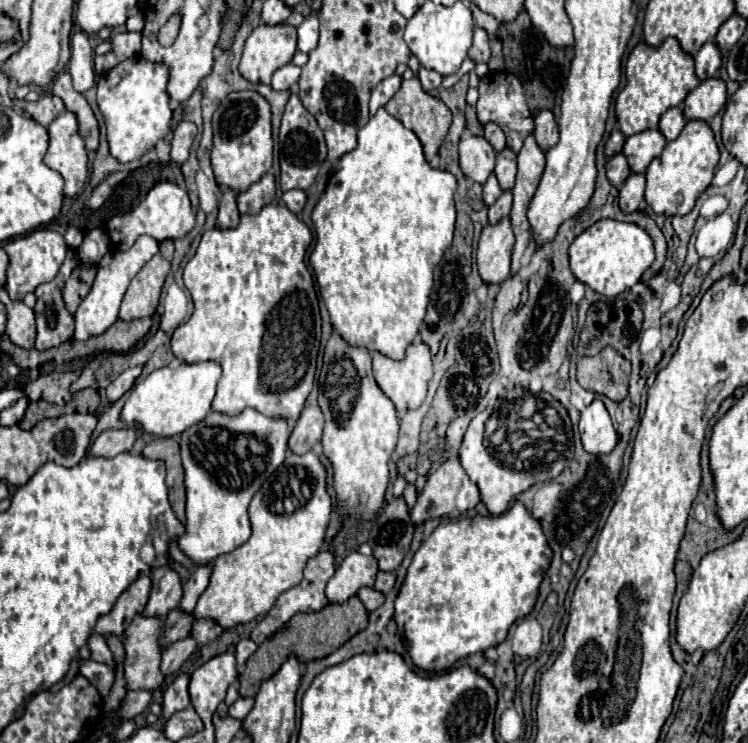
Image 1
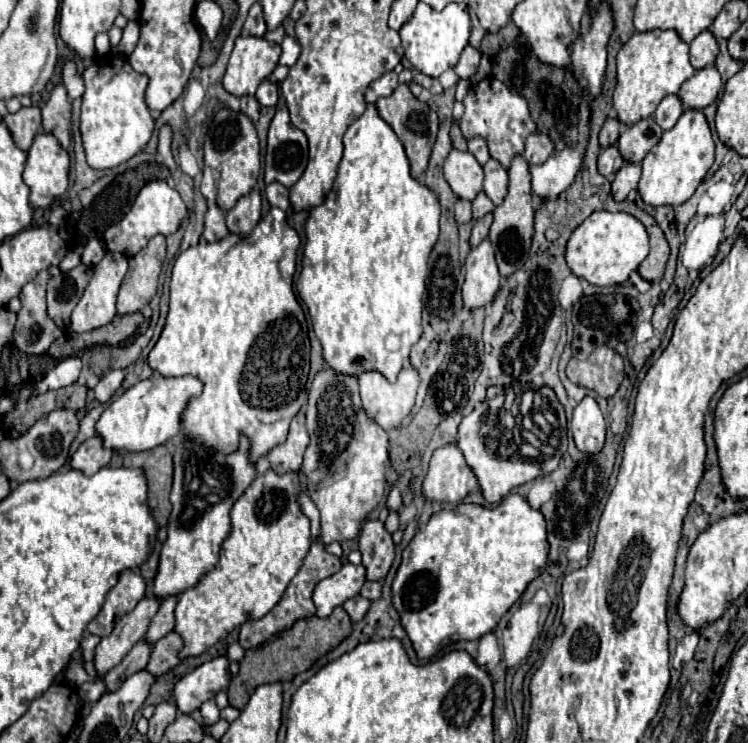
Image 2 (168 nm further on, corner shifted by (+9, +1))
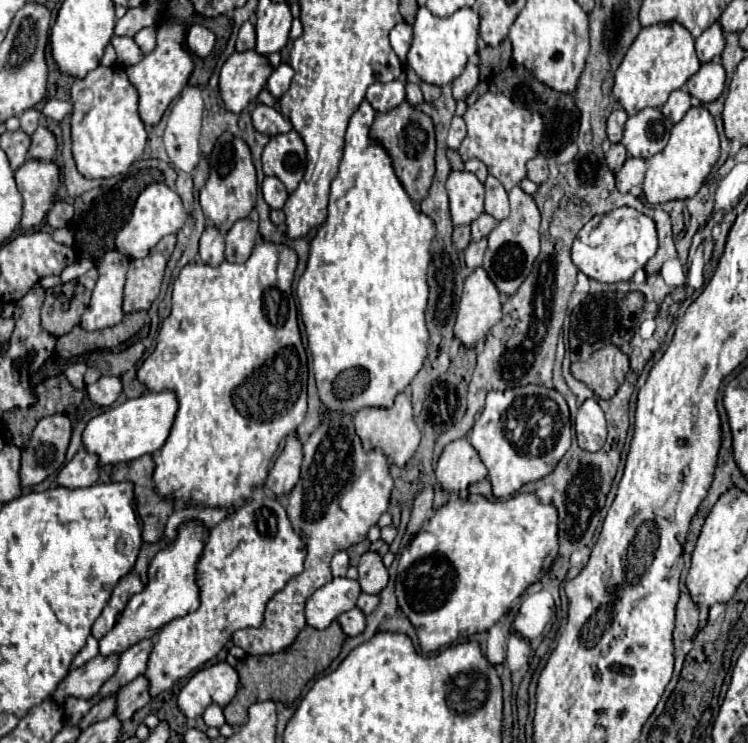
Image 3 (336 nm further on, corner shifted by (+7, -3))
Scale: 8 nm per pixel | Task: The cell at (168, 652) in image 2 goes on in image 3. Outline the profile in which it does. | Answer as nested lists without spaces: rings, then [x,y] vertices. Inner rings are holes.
[[[137,676],[133,682],[123,686],[117,692],[117,708],[115,712],[121,716],[121,720],[131,718],[139,708],[143,708],[151,700],[149,694],[149,680],[147,676]]]

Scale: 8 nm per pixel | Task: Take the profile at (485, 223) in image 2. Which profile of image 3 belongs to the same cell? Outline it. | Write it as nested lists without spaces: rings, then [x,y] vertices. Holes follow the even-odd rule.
[[[481,238],[477,242],[469,242],[469,246],[465,248],[465,262],[467,262],[469,270],[473,270],[473,268],[483,264],[485,250],[487,250],[487,238]]]

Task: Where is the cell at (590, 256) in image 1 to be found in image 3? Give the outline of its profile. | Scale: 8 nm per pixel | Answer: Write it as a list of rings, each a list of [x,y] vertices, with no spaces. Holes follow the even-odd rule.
[[[615,208],[605,214],[593,216],[573,240],[571,260],[589,278],[597,282],[625,282],[629,280],[657,250],[655,222],[635,208]]]

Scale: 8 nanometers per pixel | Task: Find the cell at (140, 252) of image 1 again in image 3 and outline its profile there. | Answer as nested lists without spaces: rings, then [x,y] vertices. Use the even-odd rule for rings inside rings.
[[[117,250],[107,252],[99,262],[99,280],[93,288],[89,308],[81,316],[81,328],[87,332],[109,328],[121,322],[123,310],[123,284],[127,274],[129,258],[121,256]]]

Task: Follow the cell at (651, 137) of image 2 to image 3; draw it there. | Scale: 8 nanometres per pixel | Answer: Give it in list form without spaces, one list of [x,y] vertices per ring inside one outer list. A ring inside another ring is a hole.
[[[645,108],[627,120],[621,144],[627,148],[629,156],[651,158],[665,148],[669,132],[671,124],[665,120],[661,110]]]

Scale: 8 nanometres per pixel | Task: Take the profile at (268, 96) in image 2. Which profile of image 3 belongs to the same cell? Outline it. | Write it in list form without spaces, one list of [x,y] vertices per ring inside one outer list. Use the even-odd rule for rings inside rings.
[[[255,102],[253,106],[253,112],[251,112],[251,118],[253,118],[253,124],[259,132],[263,134],[269,134],[269,136],[275,136],[275,134],[281,134],[281,132],[289,132],[293,126],[281,116],[279,110],[275,110],[273,106],[265,106],[261,102]]]

